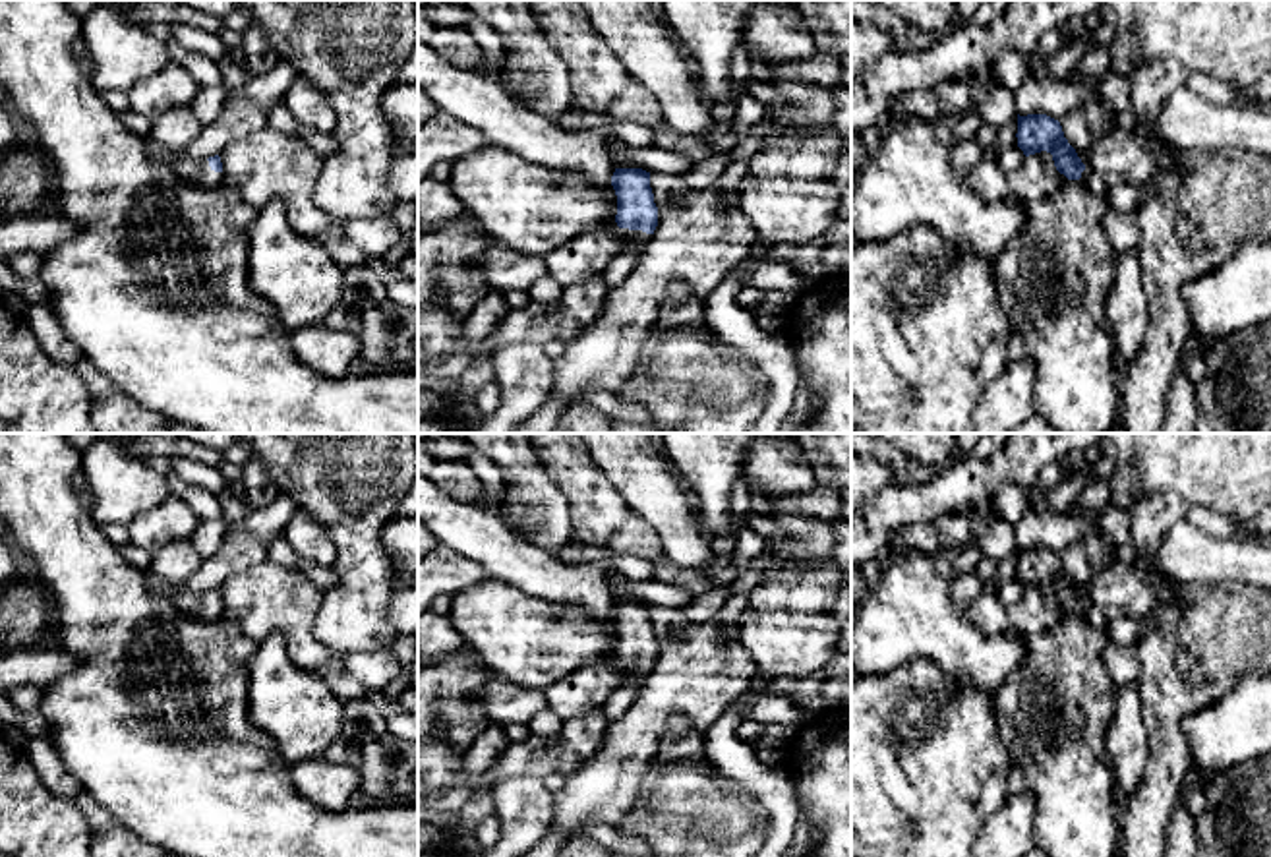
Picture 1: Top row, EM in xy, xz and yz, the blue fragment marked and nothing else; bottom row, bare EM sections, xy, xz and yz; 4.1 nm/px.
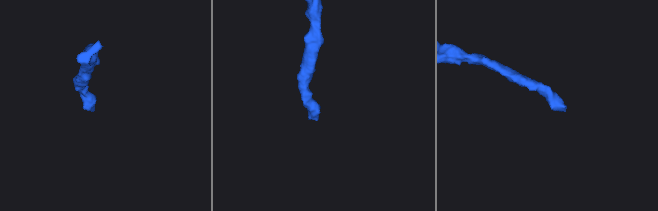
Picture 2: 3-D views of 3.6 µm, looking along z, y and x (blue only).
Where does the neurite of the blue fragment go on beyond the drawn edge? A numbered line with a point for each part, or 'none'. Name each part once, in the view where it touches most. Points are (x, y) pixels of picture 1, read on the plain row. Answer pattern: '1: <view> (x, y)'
1: xz (635, 672)

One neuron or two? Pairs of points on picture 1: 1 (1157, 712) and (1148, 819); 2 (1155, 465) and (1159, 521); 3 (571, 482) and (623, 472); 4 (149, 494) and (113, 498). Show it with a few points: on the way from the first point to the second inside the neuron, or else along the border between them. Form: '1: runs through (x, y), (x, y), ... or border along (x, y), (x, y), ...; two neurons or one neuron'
1: runs through (1163, 739), (1163, 780), (1157, 792); one neuron
2: border along (1186, 503), (1173, 492), (1150, 492), (1128, 509); two neurons
3: border along (587, 453), (589, 461), (618, 492), (631, 513); two neurons
4: runs through (140, 494), (122, 494); one neuron

